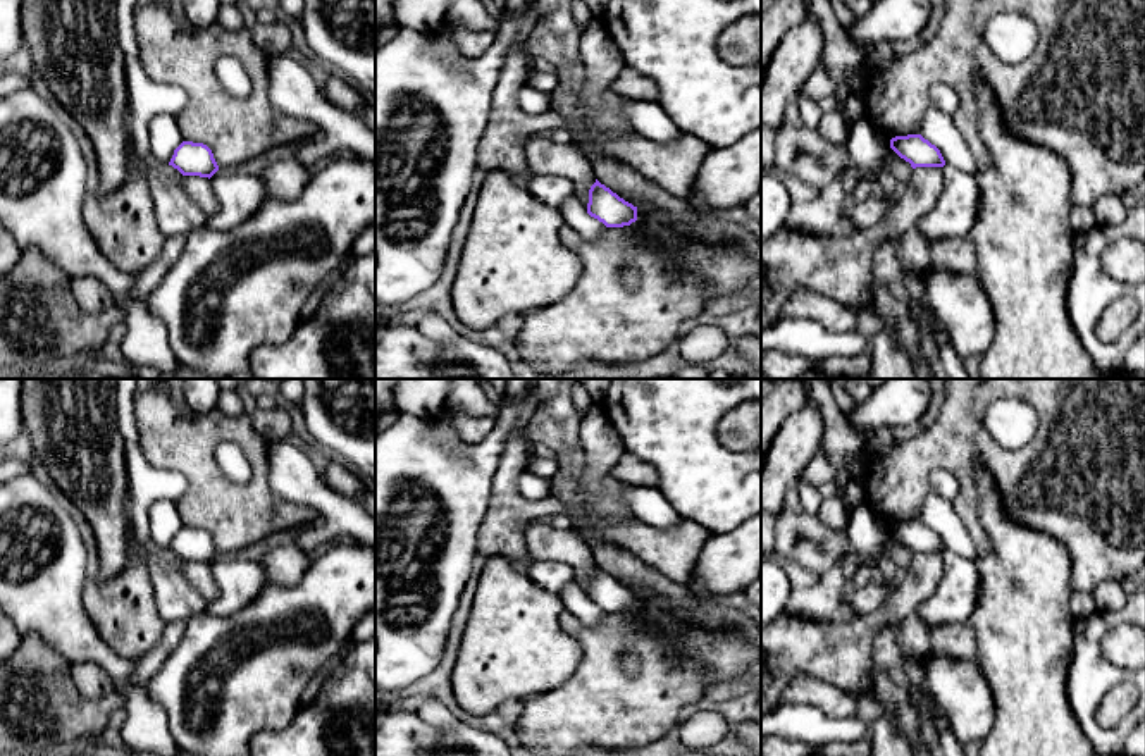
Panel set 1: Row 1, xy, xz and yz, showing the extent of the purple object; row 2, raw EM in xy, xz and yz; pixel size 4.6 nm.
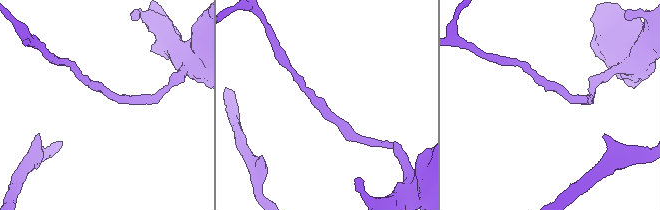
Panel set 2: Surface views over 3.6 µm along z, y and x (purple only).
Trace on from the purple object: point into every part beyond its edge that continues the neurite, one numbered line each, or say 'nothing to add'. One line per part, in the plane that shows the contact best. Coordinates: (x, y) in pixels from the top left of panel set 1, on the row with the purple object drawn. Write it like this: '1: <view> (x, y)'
nothing to add

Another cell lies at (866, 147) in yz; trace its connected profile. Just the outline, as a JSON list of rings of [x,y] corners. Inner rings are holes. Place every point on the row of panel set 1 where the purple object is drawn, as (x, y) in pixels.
[[[861,117],[852,124],[845,146],[861,169],[878,177],[887,162],[887,138],[870,119]]]

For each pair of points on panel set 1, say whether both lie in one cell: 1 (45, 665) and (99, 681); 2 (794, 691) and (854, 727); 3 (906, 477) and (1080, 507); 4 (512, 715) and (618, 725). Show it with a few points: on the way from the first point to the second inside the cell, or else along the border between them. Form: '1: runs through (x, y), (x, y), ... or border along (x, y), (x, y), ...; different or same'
1: border along (69, 665), (73, 686), (86, 700); different
2: border along (799, 703), (818, 706), (830, 717), (854, 717); different
3: runs through (949, 453), (990, 453), (1009, 470), (1037, 484); same
4: border along (527, 700), (513, 724); different

